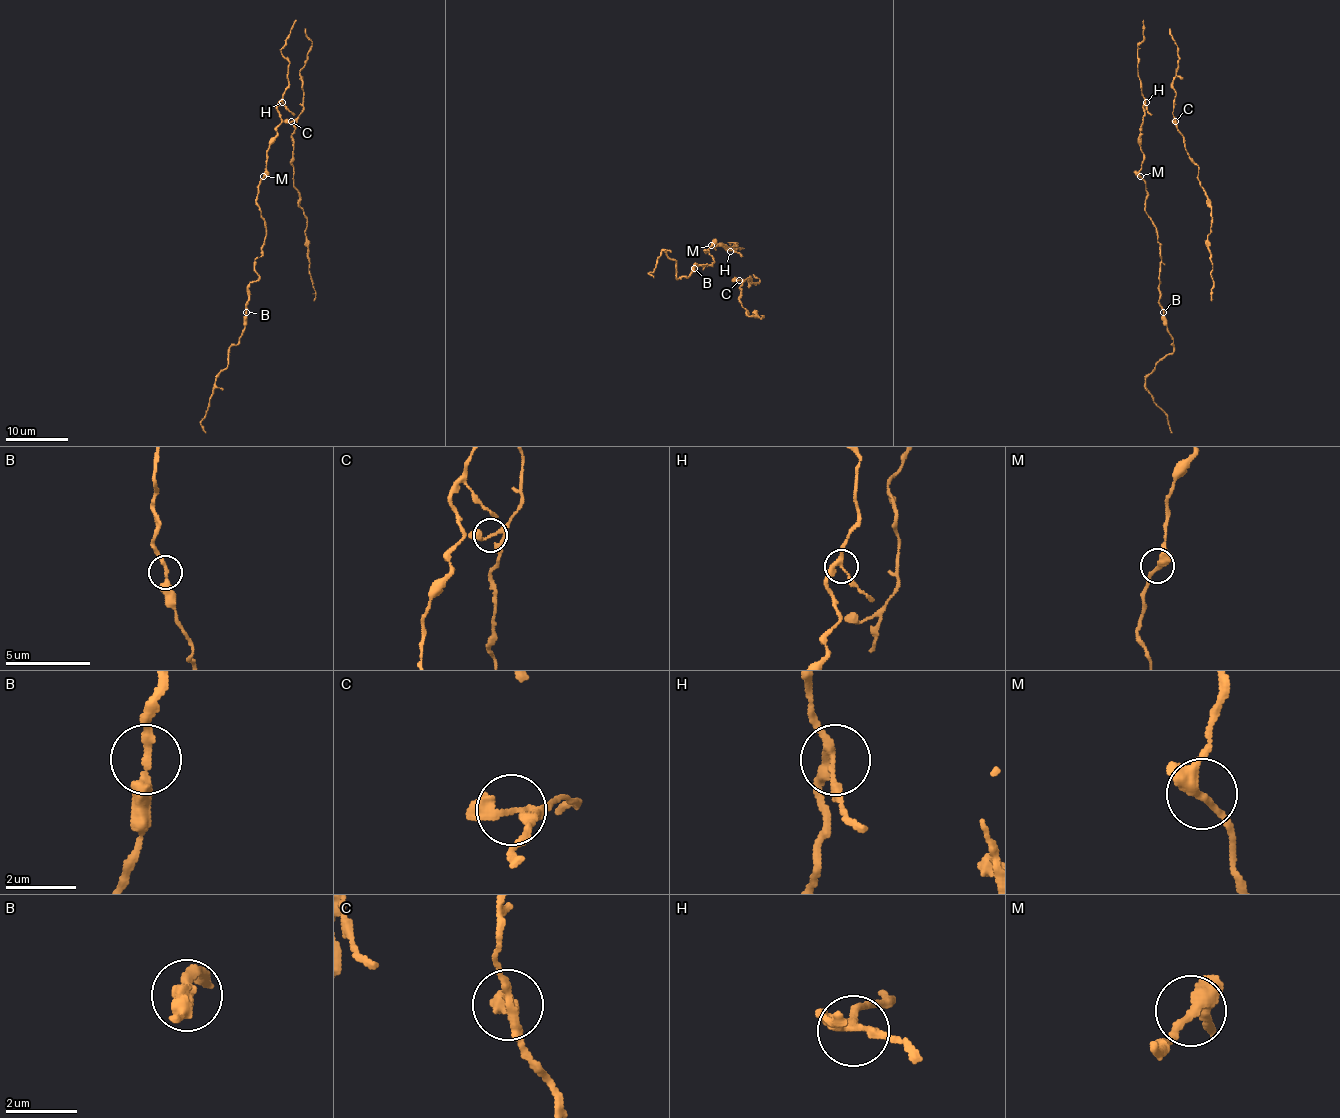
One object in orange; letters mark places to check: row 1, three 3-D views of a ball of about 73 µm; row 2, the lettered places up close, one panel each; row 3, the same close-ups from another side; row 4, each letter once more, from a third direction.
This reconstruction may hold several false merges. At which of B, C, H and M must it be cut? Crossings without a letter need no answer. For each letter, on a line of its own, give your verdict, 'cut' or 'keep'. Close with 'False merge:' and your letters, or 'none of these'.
B: keep
C: keep
H: keep
M: keep
False merge: none of these

